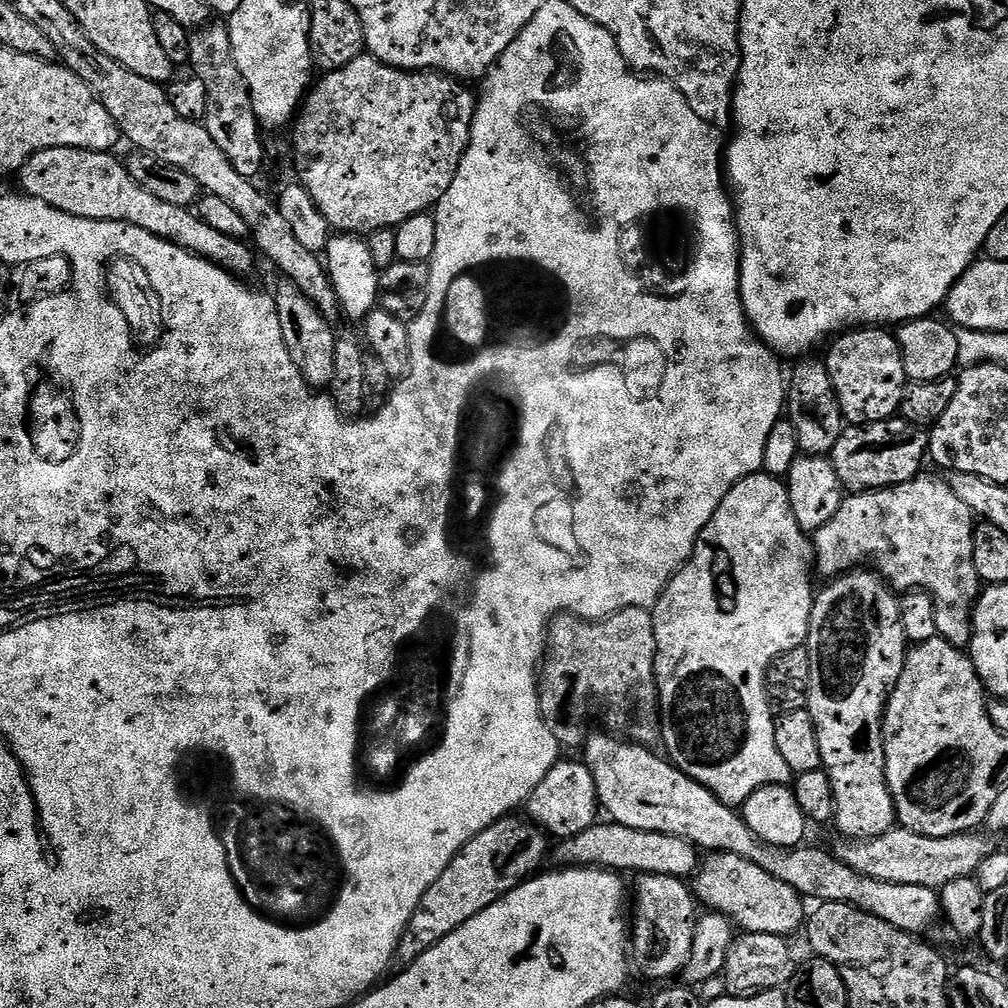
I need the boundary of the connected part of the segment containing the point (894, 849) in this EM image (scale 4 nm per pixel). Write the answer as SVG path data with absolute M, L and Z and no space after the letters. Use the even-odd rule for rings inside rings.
M897 826L886 834L875 836L869 840L841 839L839 841L841 844L834 848L834 855L846 866L858 870L858 874L862 874L866 878L878 878L878 882L894 882L906 886L926 886L942 890L947 884L954 882L954 878L971 876L976 873L978 866L982 866L984 859L994 851L994 844L987 840L989 837L987 835L979 836L980 834L979 831L973 830L946 838L930 838L909 828Z

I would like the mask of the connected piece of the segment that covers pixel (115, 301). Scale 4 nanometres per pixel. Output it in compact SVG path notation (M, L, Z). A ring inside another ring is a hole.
M111 252L104 256L104 264L100 264L100 272L104 272L104 300L120 312L124 324L128 324L128 336L132 339L132 356L136 360L148 360L148 356L156 356L160 348L164 348L162 338L168 332L168 312L164 312L164 296L160 296L160 288L156 288L156 280L152 280L152 272L148 272L146 262L136 260L128 252Z

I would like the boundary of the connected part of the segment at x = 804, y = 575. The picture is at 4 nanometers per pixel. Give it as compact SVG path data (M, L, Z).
M761 470L754 476L742 478L742 482L735 484L730 494L722 498L722 506L714 510L714 518L710 518L710 522L702 530L692 551L692 557L680 567L679 572L672 577L672 581L664 587L664 593L651 609L656 643L656 689L660 692L660 740L665 748L663 751L667 759L680 771L694 782L706 786L724 804L740 806L750 798L750 794L754 794L754 790L762 786L793 783L794 773L790 770L790 766L786 766L782 754L778 754L778 742L774 742L776 721L773 705L768 698L766 681L768 665L775 656L786 650L805 647L814 599L813 568L814 544L809 533L804 532L802 526L798 526L798 521L794 518L794 510L790 510L787 483L781 477L769 476L767 472Z

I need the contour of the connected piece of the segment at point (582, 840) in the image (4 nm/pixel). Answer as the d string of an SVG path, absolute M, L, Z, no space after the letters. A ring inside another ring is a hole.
M598 822L594 826L590 826L590 830L582 830L582 834L578 834L574 838L559 841L554 848L557 865L575 866L577 868L603 868L615 870L621 874L636 872L635 874L666 874L667 876L688 878L695 873L702 863L701 853L696 845L691 844L689 840L683 840L674 834L662 834L654 830L634 830L630 826L622 826L615 822L607 823Z

